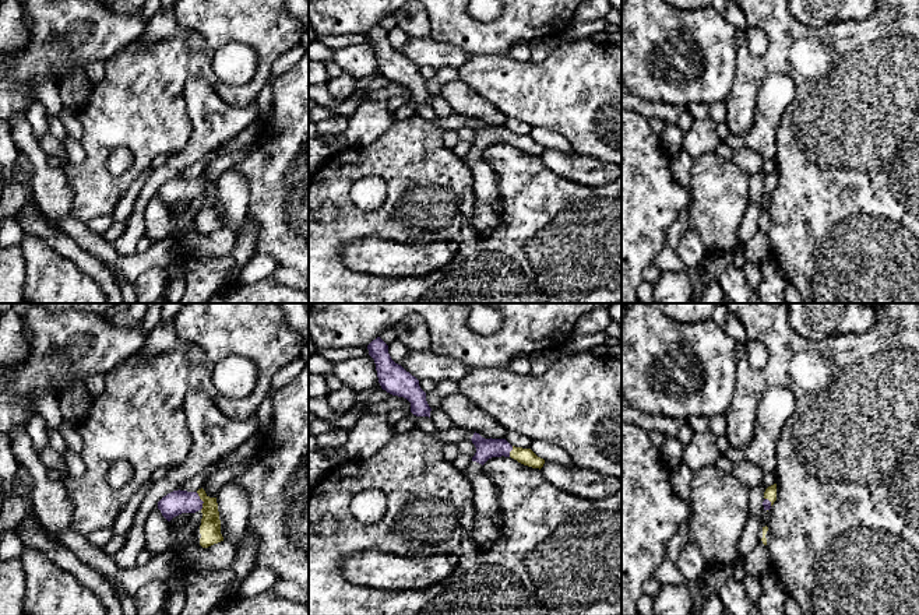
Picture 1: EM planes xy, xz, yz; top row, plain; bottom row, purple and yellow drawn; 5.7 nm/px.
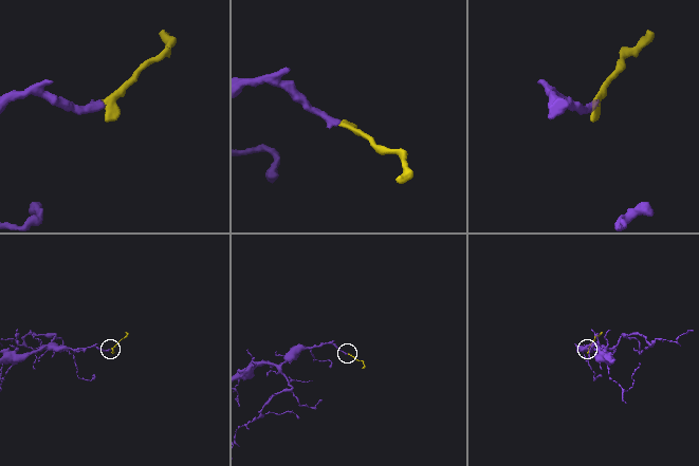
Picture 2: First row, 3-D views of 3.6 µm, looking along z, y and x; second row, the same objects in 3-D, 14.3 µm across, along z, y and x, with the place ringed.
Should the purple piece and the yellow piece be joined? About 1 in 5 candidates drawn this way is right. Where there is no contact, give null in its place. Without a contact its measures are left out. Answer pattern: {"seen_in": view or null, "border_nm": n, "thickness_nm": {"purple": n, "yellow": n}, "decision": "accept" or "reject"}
{"seen_in": "xy", "border_nm": 110, "thickness_nm": {"purple": 140, "yellow": 120}, "decision": "accept"}

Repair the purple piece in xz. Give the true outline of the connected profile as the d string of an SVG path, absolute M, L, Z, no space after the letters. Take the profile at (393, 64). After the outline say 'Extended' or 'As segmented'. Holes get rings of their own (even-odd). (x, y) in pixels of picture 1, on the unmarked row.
M377 24L367 32L367 36L374 46L381 75L392 82L406 85L413 102L430 105L432 95L426 88L426 80L419 73L419 67L391 46L388 32Z. As segmented

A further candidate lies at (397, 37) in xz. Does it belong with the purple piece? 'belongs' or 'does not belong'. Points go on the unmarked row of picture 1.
does not belong

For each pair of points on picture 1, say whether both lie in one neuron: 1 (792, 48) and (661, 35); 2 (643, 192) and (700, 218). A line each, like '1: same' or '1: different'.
1: different
2: different

